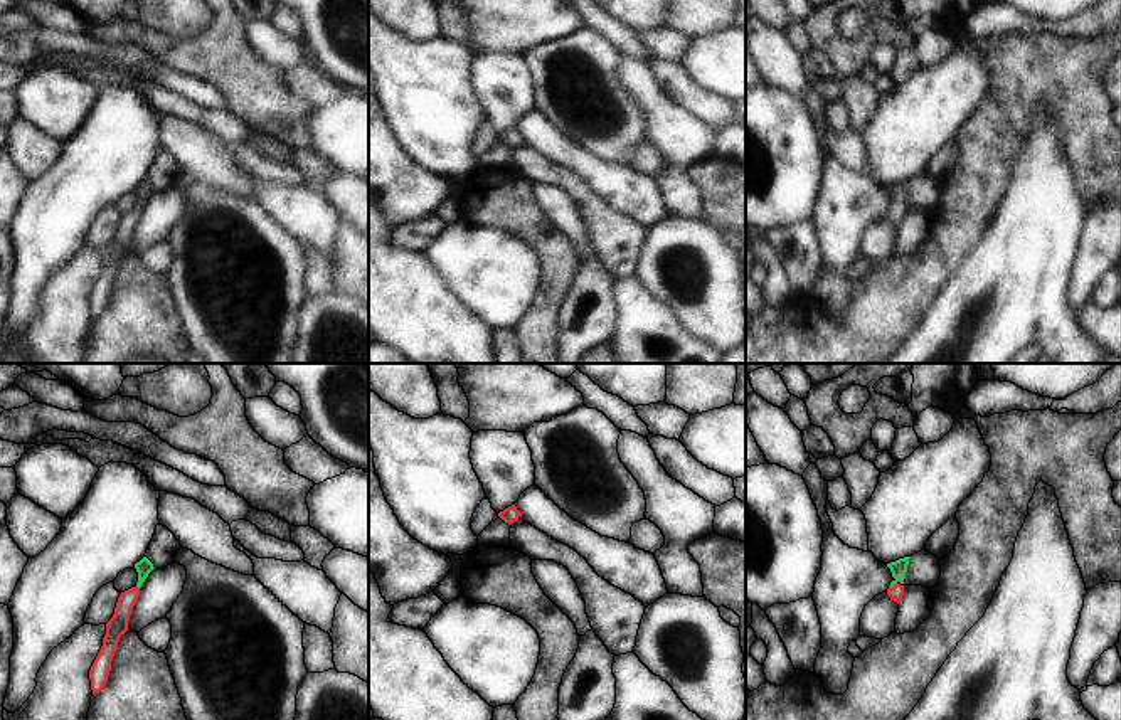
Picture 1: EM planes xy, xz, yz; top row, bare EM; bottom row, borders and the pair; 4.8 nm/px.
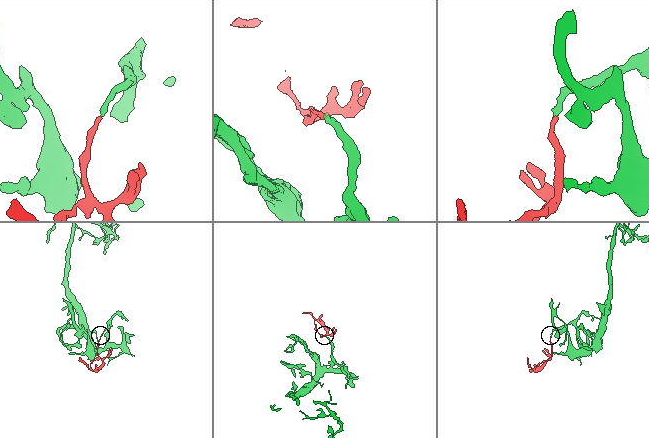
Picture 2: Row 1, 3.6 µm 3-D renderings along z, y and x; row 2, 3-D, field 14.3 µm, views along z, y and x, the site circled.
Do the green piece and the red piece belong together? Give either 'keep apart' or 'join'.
join

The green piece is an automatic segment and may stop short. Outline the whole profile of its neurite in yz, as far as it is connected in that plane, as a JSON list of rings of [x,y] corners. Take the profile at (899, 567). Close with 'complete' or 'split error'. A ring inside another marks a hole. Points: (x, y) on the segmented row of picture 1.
[[[904,557],[895,562],[887,564],[887,567],[890,569],[892,577],[894,577],[894,580],[890,582],[890,585],[887,589],[887,596],[890,597],[890,601],[894,601],[897,604],[904,596],[904,585],[901,585],[899,582],[906,579],[909,559],[911,557]]]; split error

